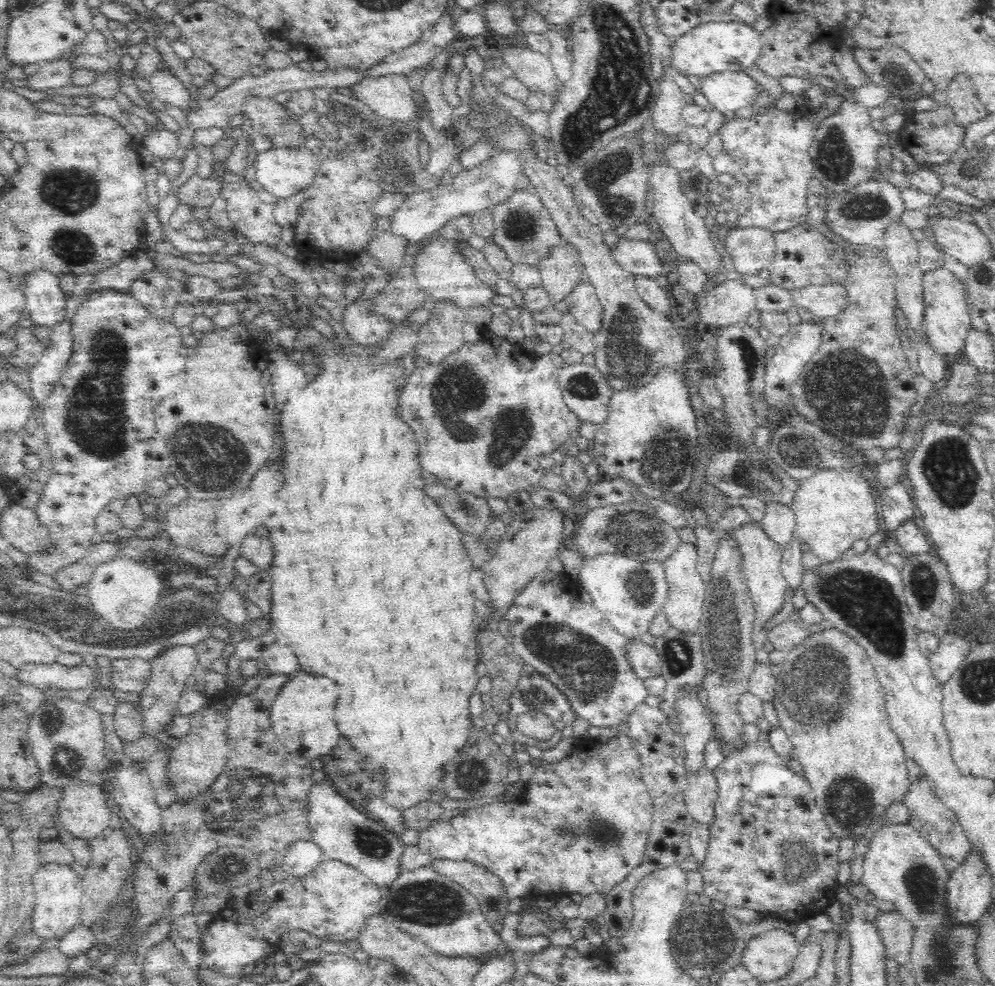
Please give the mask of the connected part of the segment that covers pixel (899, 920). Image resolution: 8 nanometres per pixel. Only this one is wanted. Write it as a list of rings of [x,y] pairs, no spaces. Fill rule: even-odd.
[[[881,912],[878,916],[878,929],[888,949],[888,957],[899,965],[910,964],[916,926],[899,912]]]

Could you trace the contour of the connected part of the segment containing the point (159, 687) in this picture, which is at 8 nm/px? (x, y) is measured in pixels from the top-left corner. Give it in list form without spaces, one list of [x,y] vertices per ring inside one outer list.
[[[178,645],[172,648],[168,648],[151,659],[152,672],[148,686],[146,690],[143,690],[141,695],[141,701],[139,705],[141,707],[141,715],[143,718],[143,726],[145,726],[146,736],[156,737],[159,744],[174,744],[174,739],[165,730],[166,726],[172,721],[174,716],[178,715],[176,706],[180,702],[182,691],[185,689],[185,685],[188,679],[193,678],[195,666],[199,663],[197,657],[197,650],[193,646]]]

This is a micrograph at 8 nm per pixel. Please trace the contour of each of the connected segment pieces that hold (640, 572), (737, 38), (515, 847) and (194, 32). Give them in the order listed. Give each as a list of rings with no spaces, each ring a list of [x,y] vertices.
[[[601,553],[586,559],[578,575],[581,586],[590,594],[593,605],[604,615],[612,628],[628,640],[645,639],[649,634],[651,620],[664,608],[668,598],[668,581],[666,580],[663,562],[638,561],[621,553]]]
[[[709,22],[700,25],[670,44],[672,69],[682,76],[698,76],[700,80],[722,72],[746,71],[760,58],[760,33],[747,23]]]
[[[619,733],[619,735],[612,737],[605,743],[598,742],[596,748],[580,751],[574,751],[567,757],[552,764],[543,762],[535,768],[535,772],[531,779],[527,781],[526,800],[520,804],[514,801],[512,804],[500,803],[498,801],[484,801],[479,803],[473,809],[466,809],[459,815],[449,819],[448,822],[444,820],[437,820],[431,823],[431,826],[426,830],[419,832],[417,841],[418,847],[424,853],[432,855],[433,858],[445,858],[446,860],[467,860],[474,864],[486,868],[488,872],[492,873],[501,881],[502,887],[505,891],[505,896],[510,902],[514,898],[526,899],[529,902],[534,900],[534,896],[544,896],[548,892],[555,892],[566,895],[579,894],[590,895],[593,893],[608,893],[614,886],[623,882],[634,868],[640,866],[640,862],[644,860],[644,852],[646,843],[648,842],[649,832],[652,824],[652,799],[647,791],[647,786],[641,777],[640,757],[636,749],[632,746],[631,740],[626,733]]]
[[[195,1],[182,9],[177,8],[173,22],[180,30],[179,40],[182,44],[192,50],[194,57],[201,58],[201,60],[214,65],[218,75],[222,77],[239,79],[246,74],[264,76],[270,70],[266,61],[264,61],[264,53],[271,47],[268,46],[262,27],[247,16],[233,12],[223,5],[211,1]]]

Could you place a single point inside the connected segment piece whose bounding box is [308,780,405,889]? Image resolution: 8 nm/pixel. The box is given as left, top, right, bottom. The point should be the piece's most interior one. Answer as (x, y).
(345, 832)

